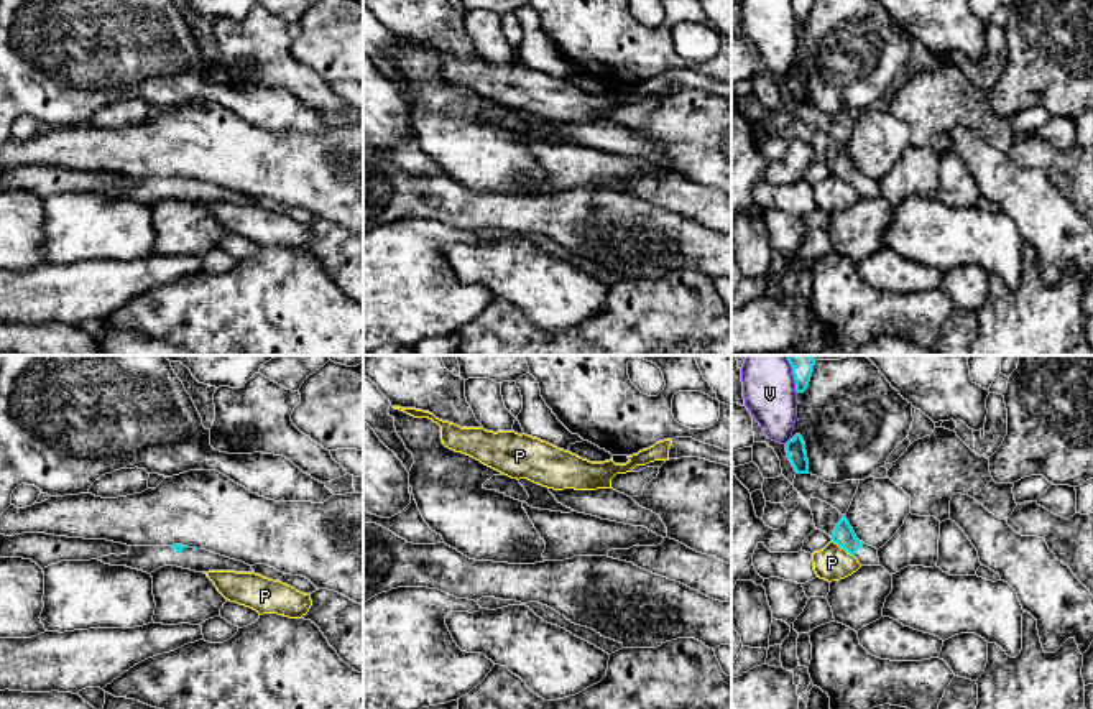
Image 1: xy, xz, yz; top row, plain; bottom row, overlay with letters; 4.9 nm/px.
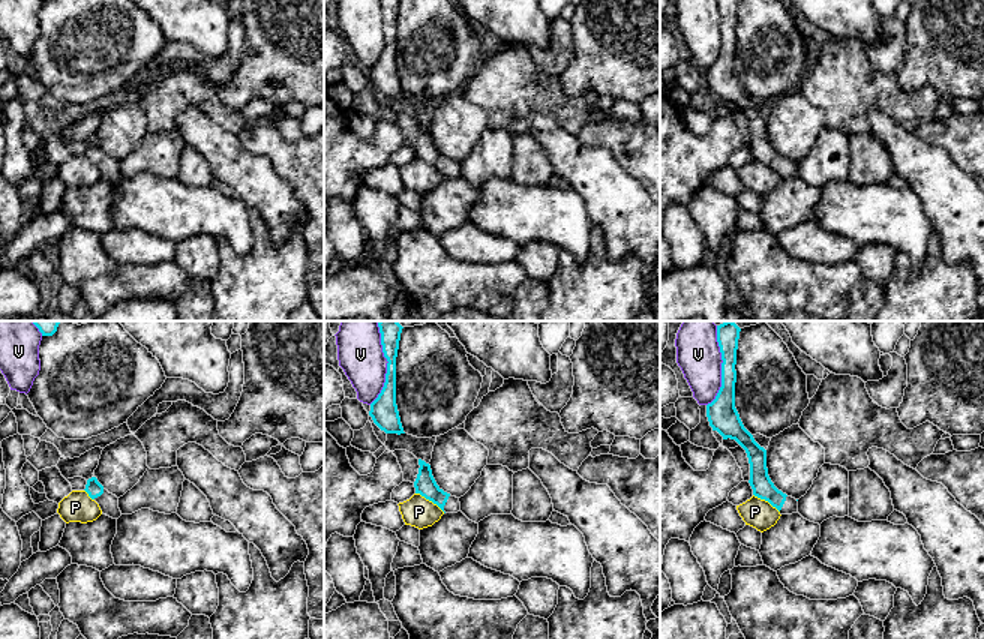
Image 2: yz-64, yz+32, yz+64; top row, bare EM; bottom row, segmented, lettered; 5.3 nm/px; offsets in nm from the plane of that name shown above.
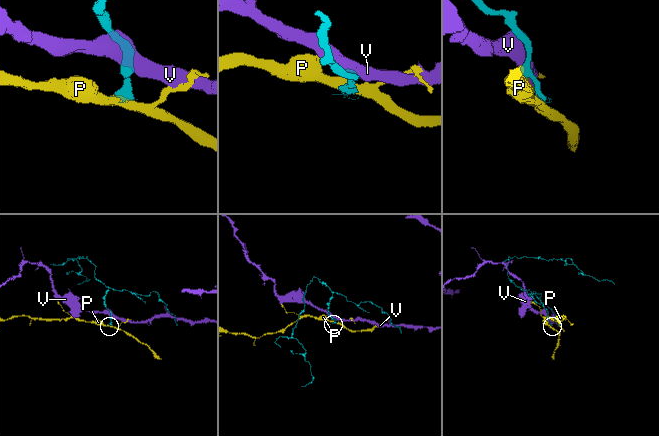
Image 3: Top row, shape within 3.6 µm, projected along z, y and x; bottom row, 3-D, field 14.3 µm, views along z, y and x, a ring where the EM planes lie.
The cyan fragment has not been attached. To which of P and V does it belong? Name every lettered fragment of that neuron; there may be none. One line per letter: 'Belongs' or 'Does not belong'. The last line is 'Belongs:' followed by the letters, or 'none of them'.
P: Does not belong
V: Does not belong
Belongs: none of them

